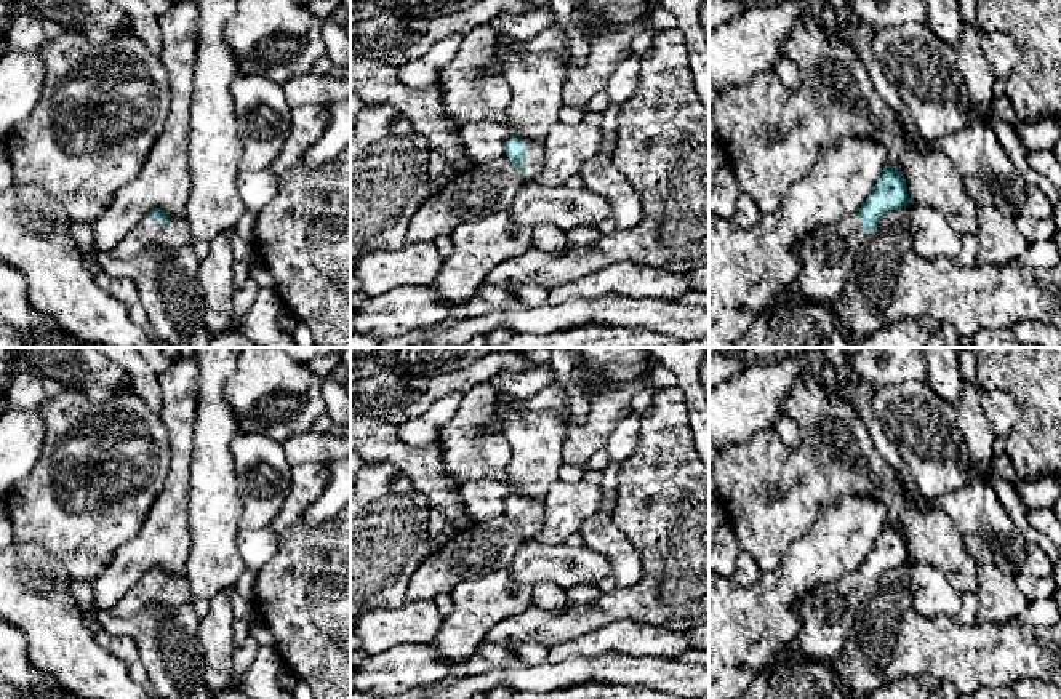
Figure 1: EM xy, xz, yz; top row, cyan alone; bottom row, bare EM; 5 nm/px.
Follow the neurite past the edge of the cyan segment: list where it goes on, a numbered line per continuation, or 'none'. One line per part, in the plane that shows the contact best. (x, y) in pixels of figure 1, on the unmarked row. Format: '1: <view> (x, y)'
1: xy (149, 592)

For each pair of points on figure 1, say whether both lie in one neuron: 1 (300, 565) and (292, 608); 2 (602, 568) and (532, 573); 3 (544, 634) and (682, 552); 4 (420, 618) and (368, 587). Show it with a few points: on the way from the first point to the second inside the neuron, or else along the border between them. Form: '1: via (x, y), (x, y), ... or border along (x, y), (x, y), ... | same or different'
1: via (300, 576), (300, 597) | same
2: via (584, 568), (549, 571) | same
3: via (578, 619), (608, 607), (631, 603), (648, 586) | same
4: border along (405, 599), (392, 607), (370, 605), (367, 608) | different

